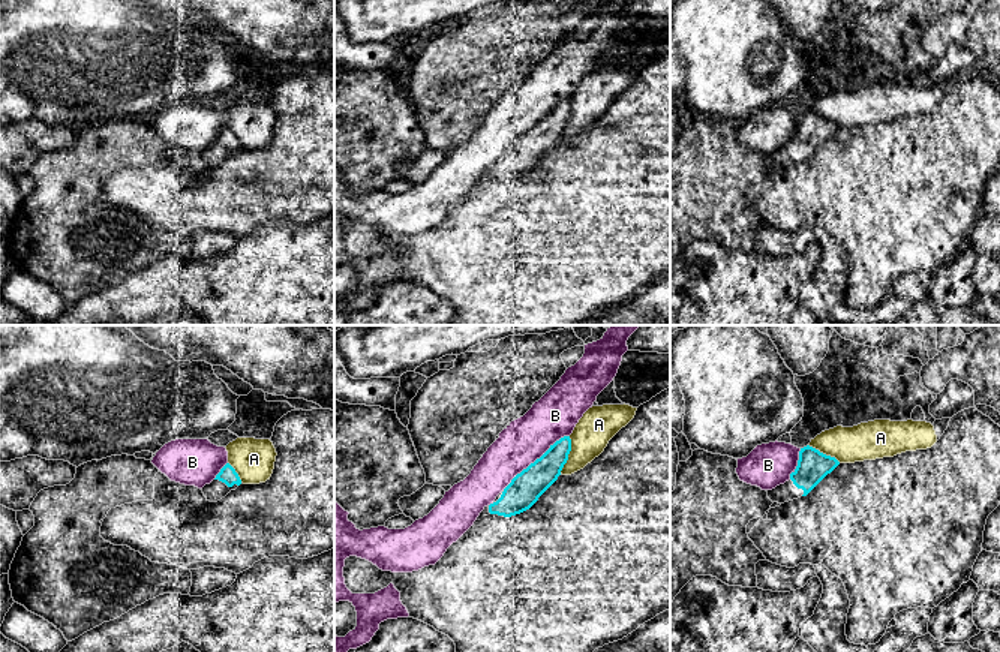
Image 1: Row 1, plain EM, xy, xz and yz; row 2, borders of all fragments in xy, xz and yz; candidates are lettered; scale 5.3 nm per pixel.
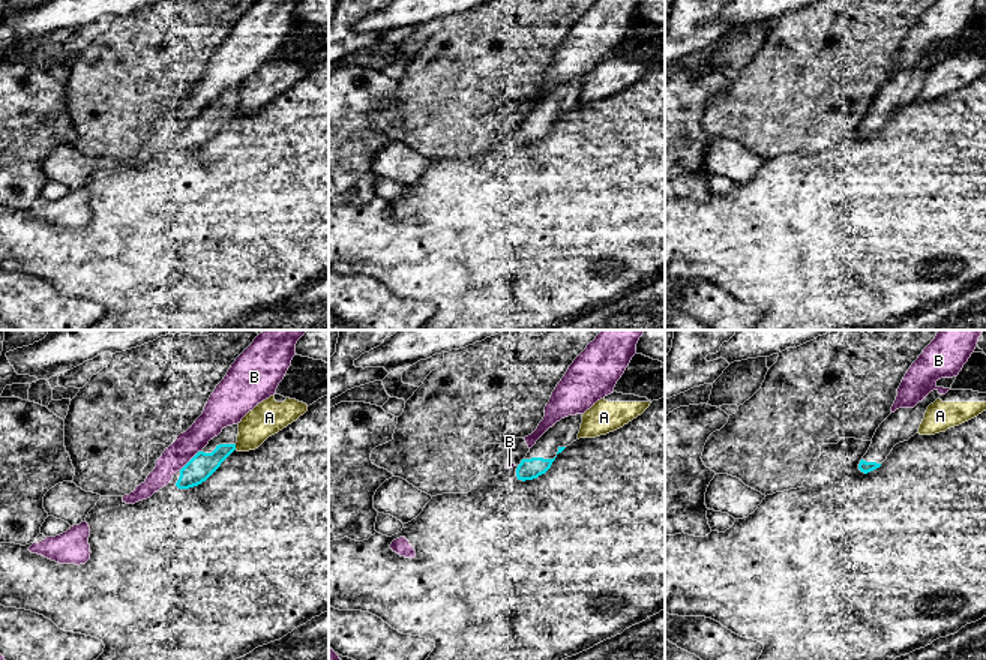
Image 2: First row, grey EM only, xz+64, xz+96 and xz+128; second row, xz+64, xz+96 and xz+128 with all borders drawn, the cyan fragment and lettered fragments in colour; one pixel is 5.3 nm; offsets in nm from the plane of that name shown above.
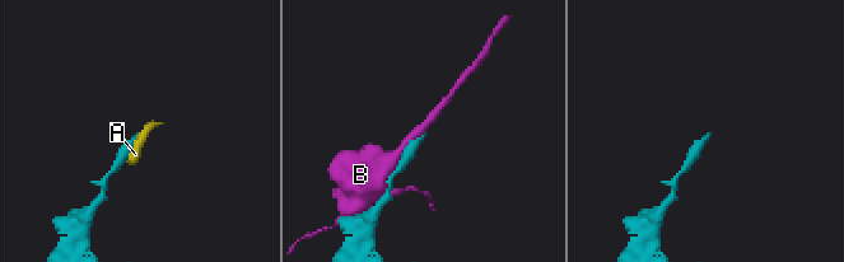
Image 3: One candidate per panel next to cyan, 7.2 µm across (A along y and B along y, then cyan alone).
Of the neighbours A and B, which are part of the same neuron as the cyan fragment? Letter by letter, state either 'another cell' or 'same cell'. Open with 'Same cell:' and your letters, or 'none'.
Same cell: none
A: another cell
B: another cell

